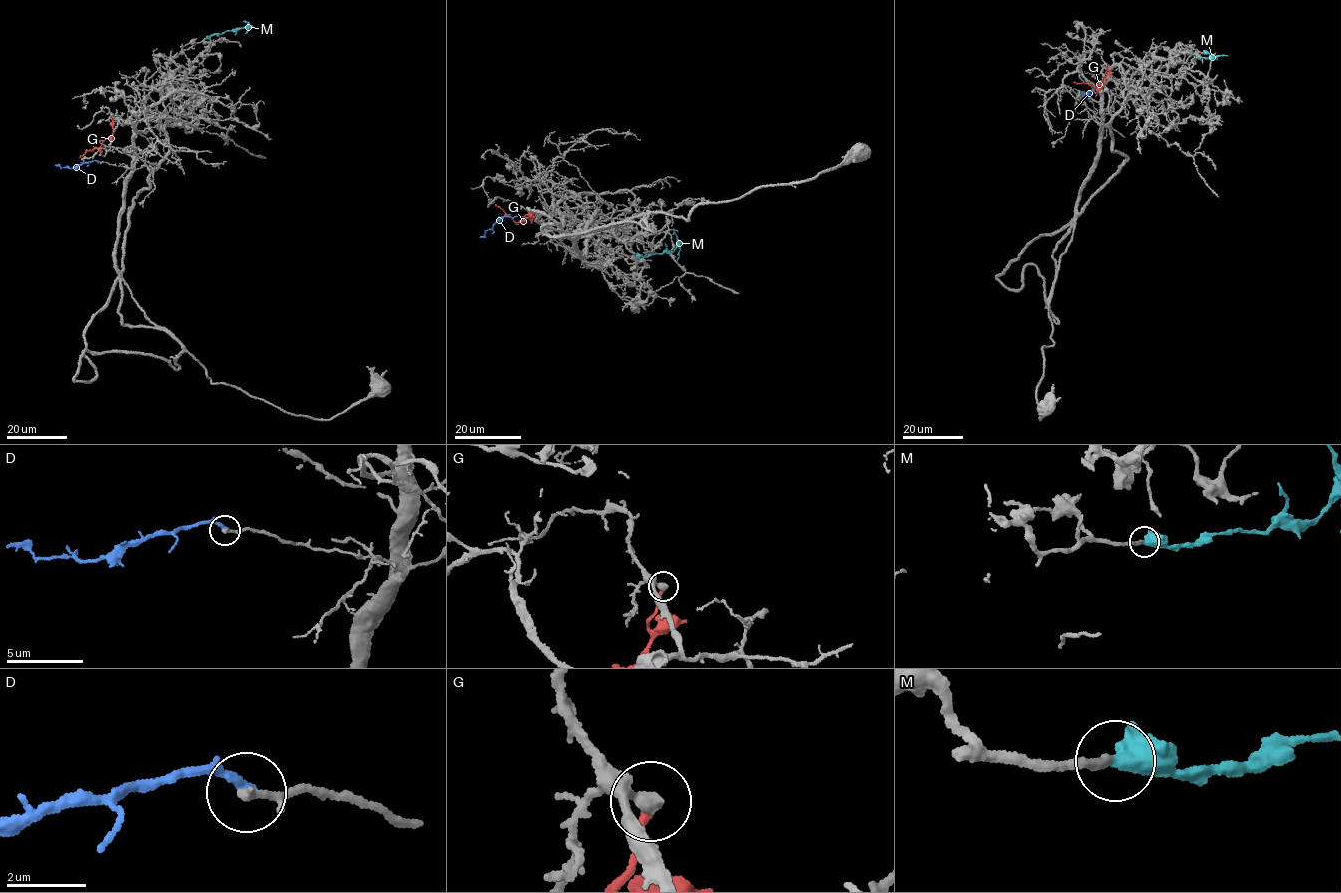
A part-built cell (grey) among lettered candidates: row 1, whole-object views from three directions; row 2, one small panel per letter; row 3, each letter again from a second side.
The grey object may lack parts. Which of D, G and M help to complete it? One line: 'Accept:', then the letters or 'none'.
Accept: M

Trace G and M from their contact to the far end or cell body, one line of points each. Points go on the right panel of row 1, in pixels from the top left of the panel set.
G: (1108, 65), (1103, 80), (1099, 81), (1099, 88), (1073, 82)
M: (1205, 52), (1216, 58), (1196, 57)

